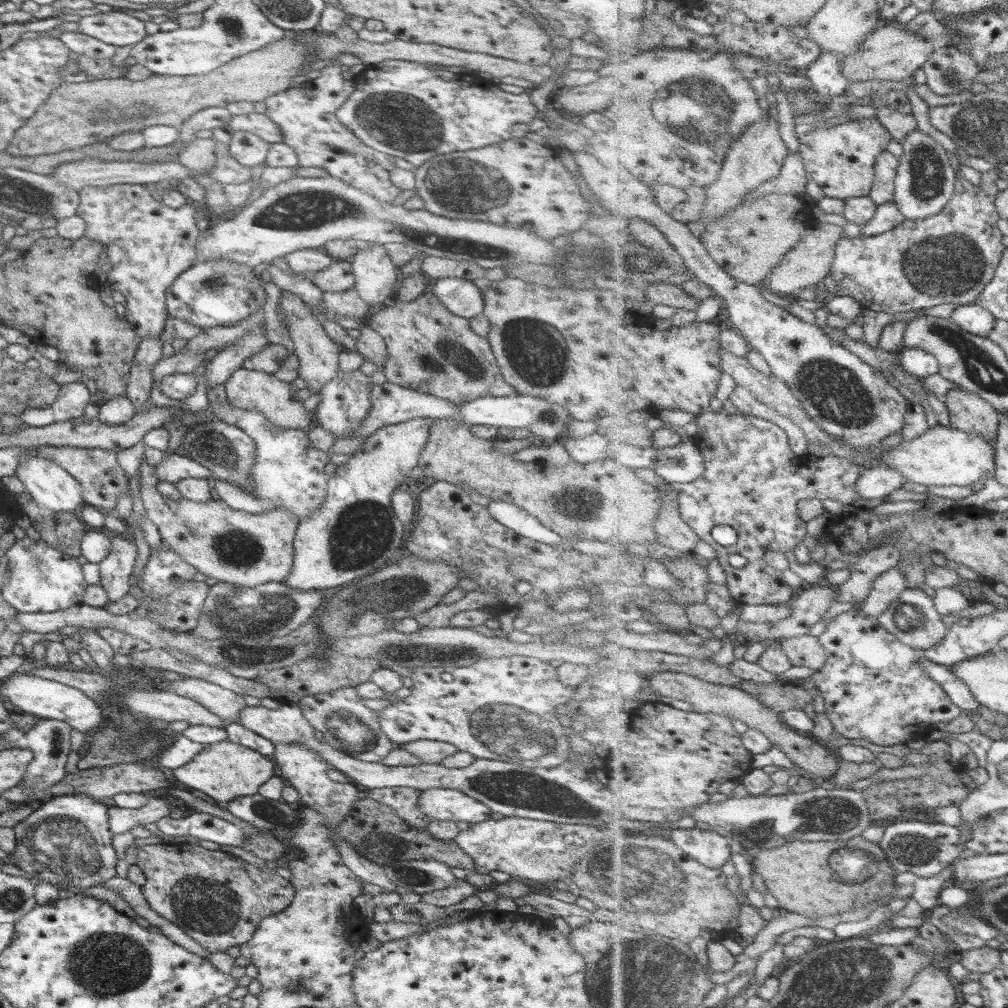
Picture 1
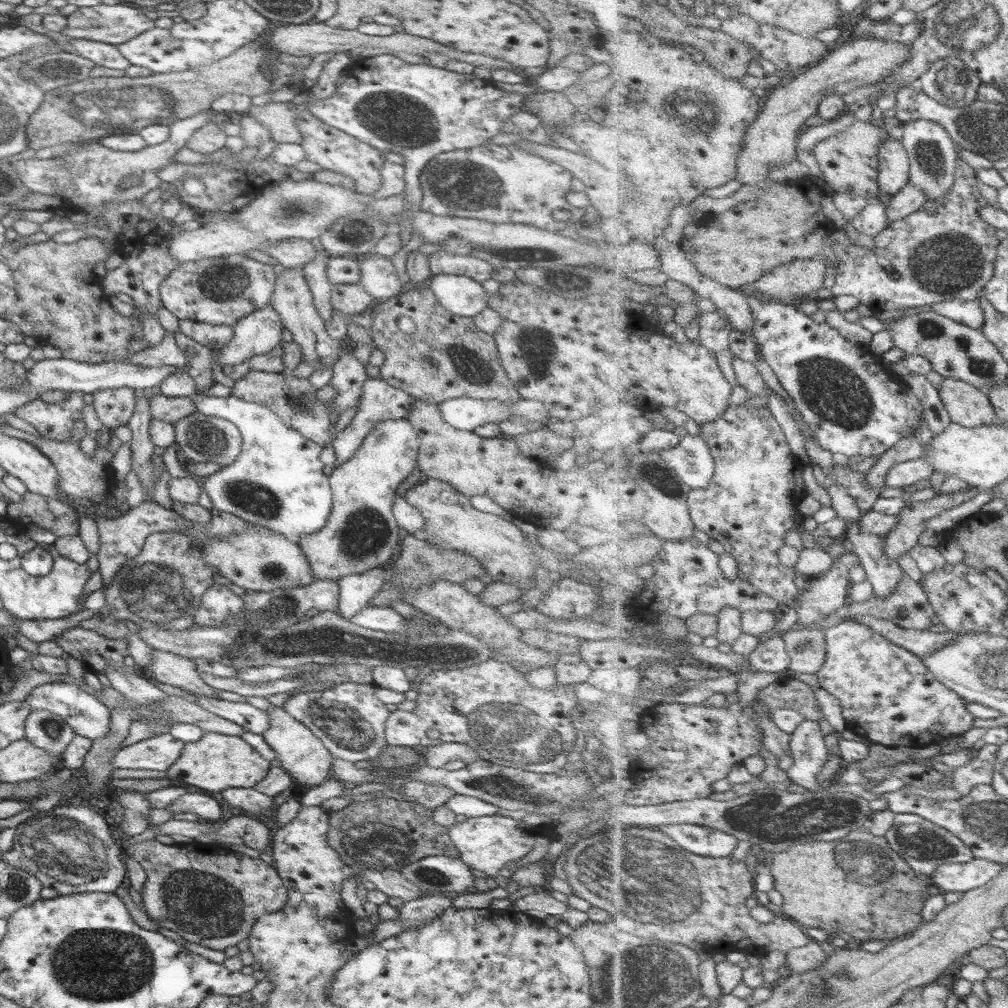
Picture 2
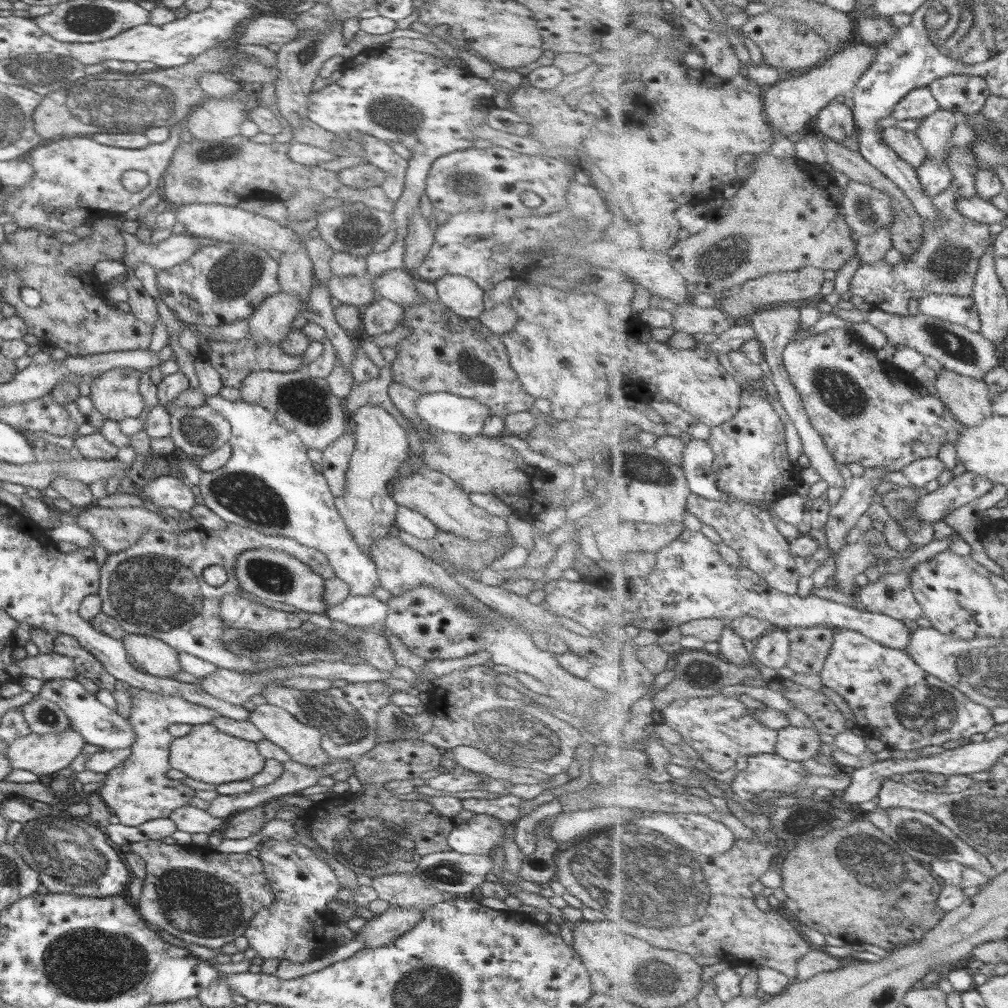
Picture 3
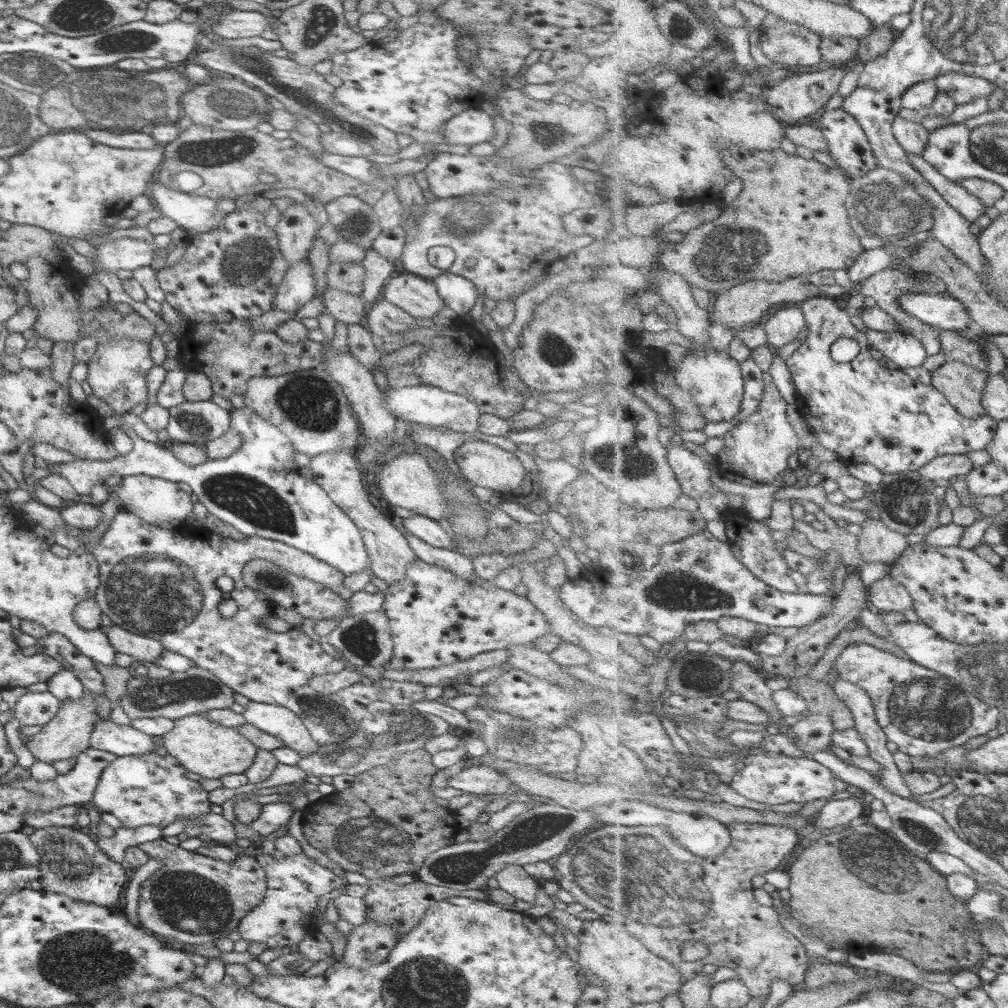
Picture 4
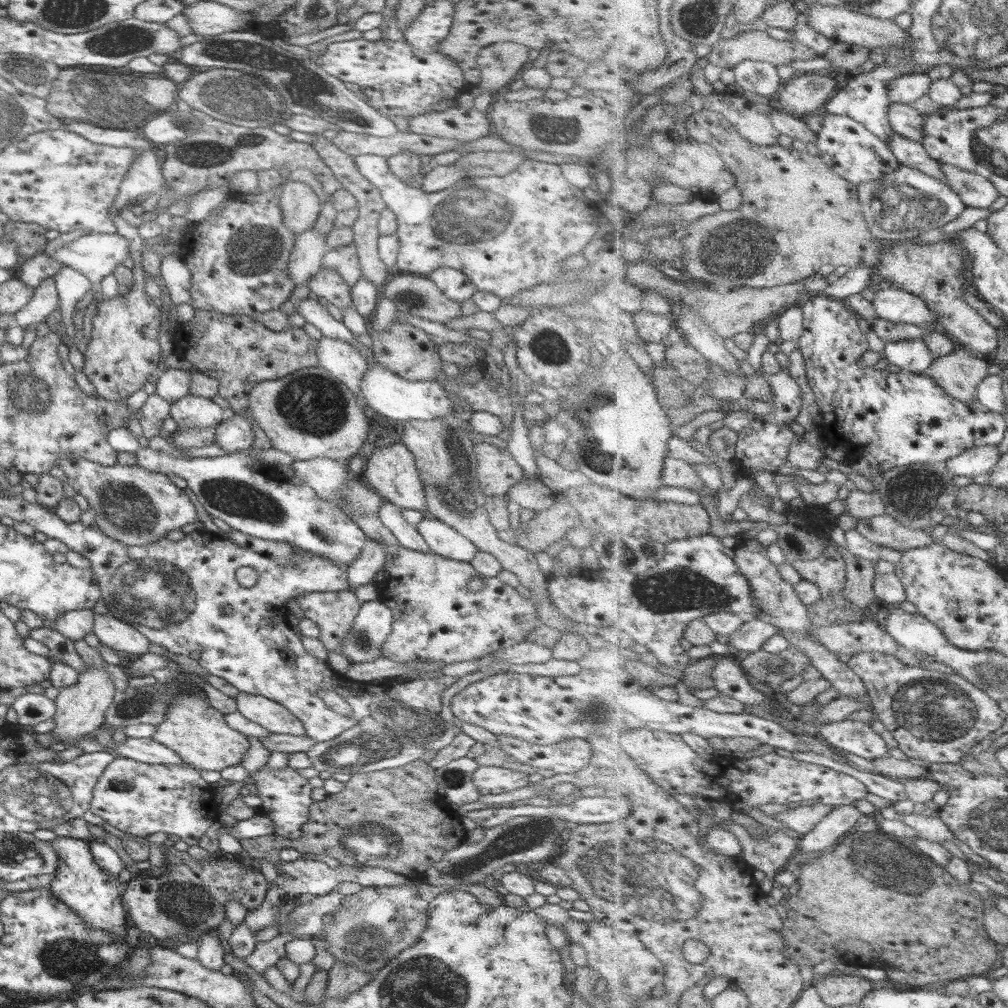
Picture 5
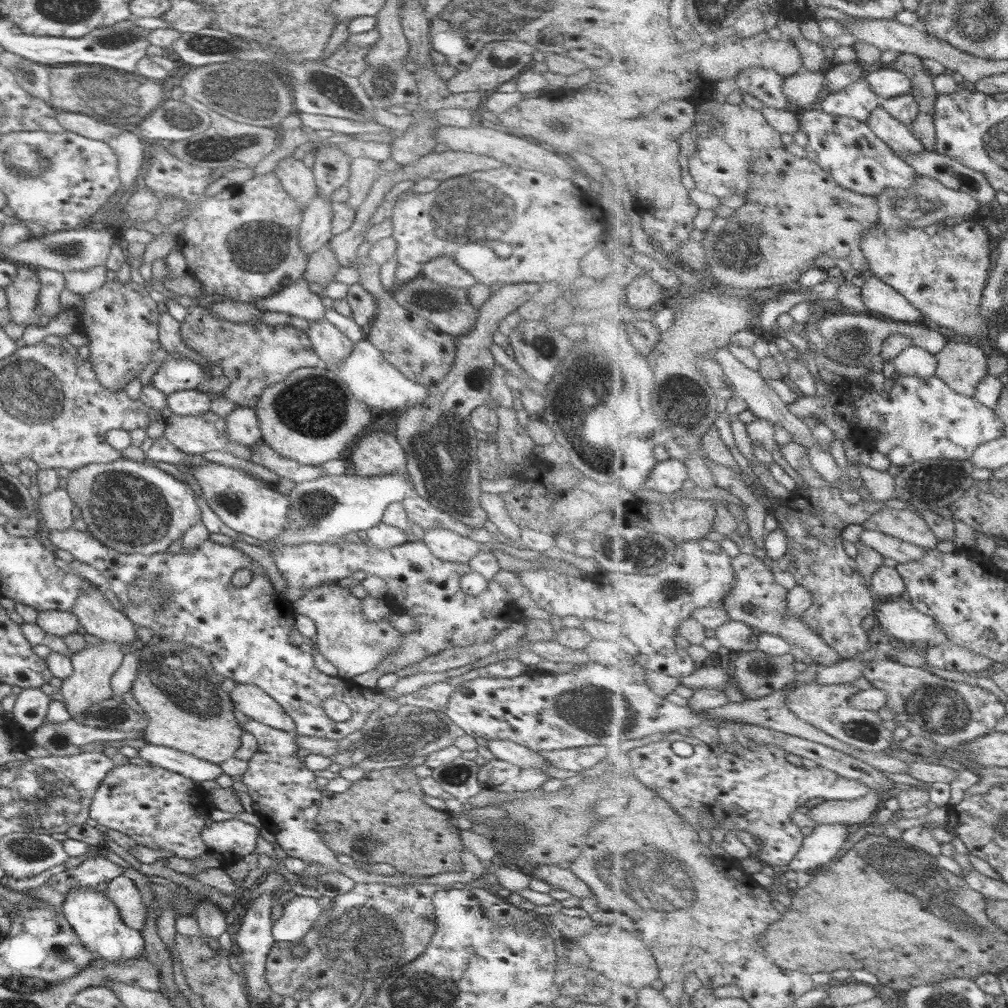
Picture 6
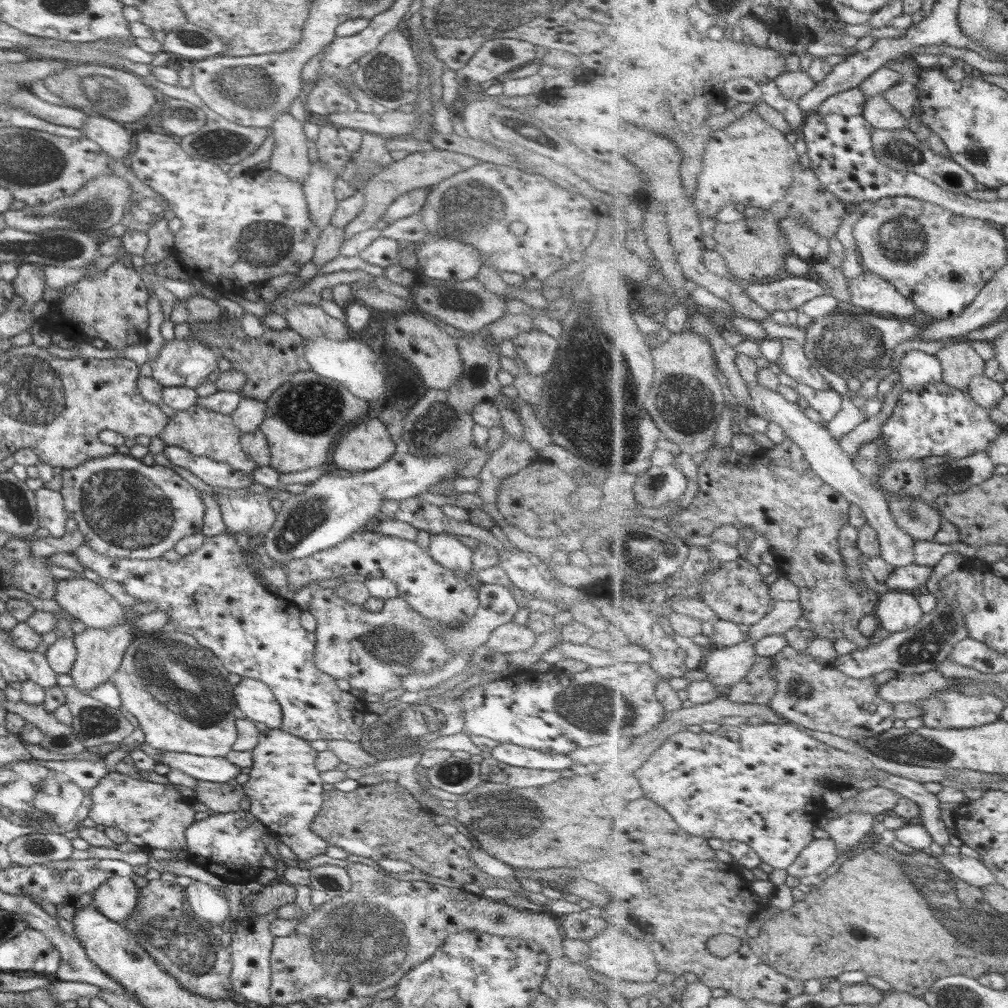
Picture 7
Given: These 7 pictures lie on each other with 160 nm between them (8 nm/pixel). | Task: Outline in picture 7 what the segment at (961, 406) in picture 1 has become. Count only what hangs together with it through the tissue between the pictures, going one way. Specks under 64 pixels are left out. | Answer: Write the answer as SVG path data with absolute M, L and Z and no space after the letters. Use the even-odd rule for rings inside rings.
M949 342L936 352L941 360L943 381L961 391L969 392L971 380L984 375L986 360L968 342Z

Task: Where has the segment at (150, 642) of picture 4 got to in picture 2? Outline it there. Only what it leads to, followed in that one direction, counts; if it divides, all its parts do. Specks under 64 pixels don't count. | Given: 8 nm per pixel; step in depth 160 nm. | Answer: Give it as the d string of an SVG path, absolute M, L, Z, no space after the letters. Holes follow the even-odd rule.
M153 649L151 660L144 671L148 676L163 684L183 689L191 694L219 699L216 696L217 691L200 679L197 667L188 658Z

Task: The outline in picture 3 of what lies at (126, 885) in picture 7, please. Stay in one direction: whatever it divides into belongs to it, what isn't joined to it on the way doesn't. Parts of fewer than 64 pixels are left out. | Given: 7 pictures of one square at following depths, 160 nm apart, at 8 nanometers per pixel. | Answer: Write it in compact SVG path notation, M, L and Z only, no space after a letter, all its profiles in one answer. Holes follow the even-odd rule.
M157 840L135 842L126 846L126 850L137 854L145 862L145 878L137 902L140 918L148 927L171 934L183 942L219 949L237 936L244 936L249 920L273 902L271 887L259 858L253 858L247 853L220 854L208 846L201 850L193 844L178 846L175 843L169 846Z

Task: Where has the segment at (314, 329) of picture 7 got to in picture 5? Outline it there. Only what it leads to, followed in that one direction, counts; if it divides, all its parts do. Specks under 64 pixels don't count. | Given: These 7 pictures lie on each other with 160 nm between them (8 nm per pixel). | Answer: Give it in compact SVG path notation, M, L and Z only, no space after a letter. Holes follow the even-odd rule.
M322 336L317 341L316 356L318 367L347 387L357 400L363 400L361 378L367 370L367 364L354 346L339 339Z

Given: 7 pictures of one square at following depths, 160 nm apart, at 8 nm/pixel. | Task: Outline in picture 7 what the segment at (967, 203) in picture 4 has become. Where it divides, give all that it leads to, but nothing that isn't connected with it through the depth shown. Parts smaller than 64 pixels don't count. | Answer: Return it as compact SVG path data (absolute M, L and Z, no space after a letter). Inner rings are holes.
M868 97L862 114L875 129L899 130L908 127L908 118L902 115L885 97Z

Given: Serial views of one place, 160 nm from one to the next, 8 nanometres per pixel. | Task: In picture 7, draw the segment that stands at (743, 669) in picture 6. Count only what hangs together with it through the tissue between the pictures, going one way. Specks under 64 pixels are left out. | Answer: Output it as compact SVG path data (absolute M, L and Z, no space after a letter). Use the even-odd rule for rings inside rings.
M757 656L750 673L730 688L729 698L745 704L770 704L777 692L774 679L775 658Z

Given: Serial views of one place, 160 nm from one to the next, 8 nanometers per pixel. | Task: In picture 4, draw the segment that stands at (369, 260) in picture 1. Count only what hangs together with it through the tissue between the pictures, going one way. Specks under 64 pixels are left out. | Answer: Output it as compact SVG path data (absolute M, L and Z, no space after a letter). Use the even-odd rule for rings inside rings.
M395 273L385 283L383 283L381 297L397 308L410 314L413 318L433 318L438 319L446 314L446 304L439 298L436 286L431 280L422 279L411 273Z

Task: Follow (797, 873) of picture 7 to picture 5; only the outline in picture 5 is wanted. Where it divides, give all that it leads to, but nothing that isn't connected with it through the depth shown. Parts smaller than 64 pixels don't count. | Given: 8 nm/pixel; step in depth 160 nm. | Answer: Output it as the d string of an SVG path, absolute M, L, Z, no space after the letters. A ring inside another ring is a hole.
M852 805L834 808L825 820L821 820L811 832L801 838L800 850L803 853L817 852L818 854L831 850L841 842L839 841L841 836L853 831L853 826L863 815Z

